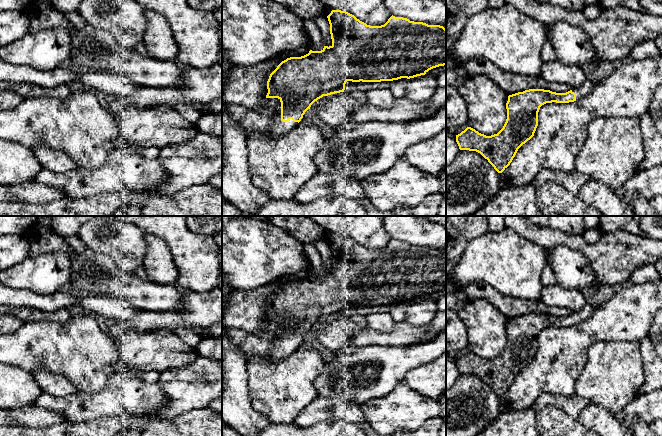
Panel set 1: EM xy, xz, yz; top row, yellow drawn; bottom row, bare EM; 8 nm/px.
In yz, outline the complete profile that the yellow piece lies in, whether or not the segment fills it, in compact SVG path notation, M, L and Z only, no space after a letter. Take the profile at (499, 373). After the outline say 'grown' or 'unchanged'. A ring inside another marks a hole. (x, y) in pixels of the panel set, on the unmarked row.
M586 304L583 309L566 317L544 313L529 313L508 320L507 343L503 352L494 359L486 360L471 351L456 359L460 374L480 377L502 397L512 386L518 373L530 364L538 350L538 336L546 327L569 327L589 319L597 306Z; grown

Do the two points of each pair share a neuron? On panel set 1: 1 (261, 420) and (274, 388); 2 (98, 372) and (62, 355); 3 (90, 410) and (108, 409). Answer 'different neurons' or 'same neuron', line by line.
1: different neurons
2: same neuron
3: same neuron

